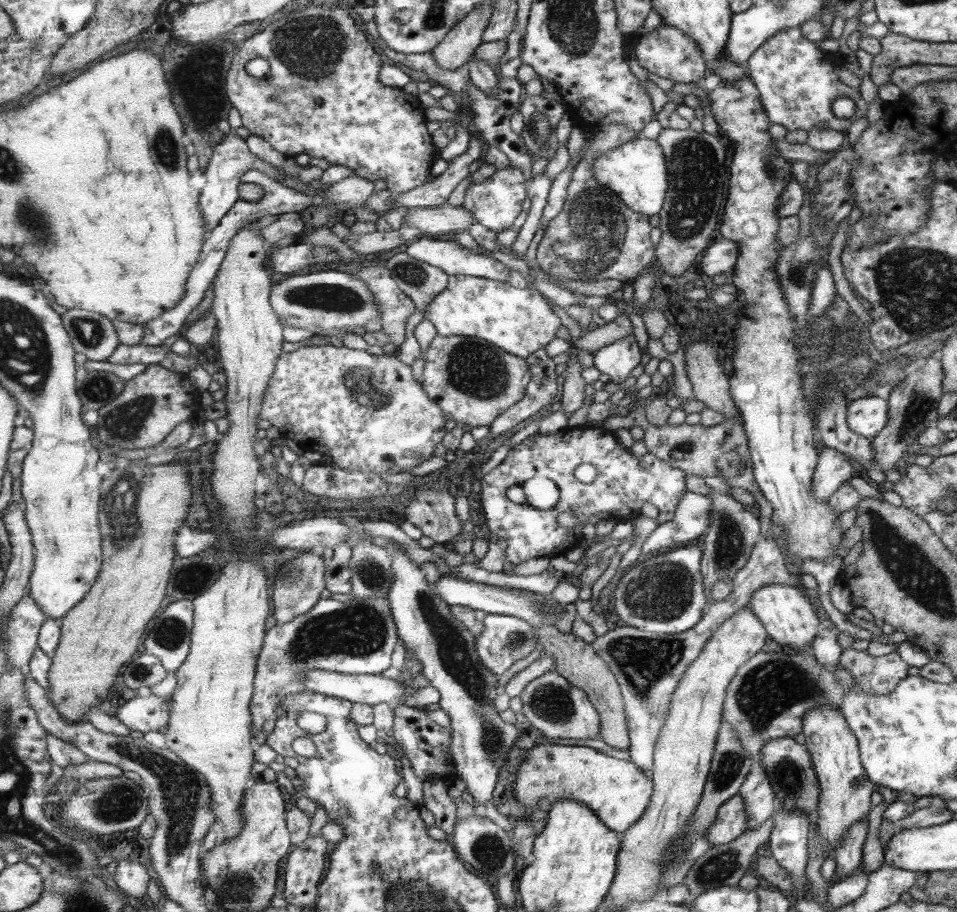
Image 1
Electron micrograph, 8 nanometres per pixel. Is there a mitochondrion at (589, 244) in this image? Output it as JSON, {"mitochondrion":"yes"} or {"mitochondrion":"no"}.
{"mitochondrion":"yes"}

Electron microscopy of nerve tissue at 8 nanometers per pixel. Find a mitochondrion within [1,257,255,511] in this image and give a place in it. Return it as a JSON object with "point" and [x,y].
{"point":[124,422]}

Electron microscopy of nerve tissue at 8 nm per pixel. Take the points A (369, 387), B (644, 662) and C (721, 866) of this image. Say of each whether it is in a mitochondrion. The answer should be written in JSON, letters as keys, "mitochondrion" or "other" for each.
{"A":"mitochondrion","B":"mitochondrion","C":"mitochondrion"}

